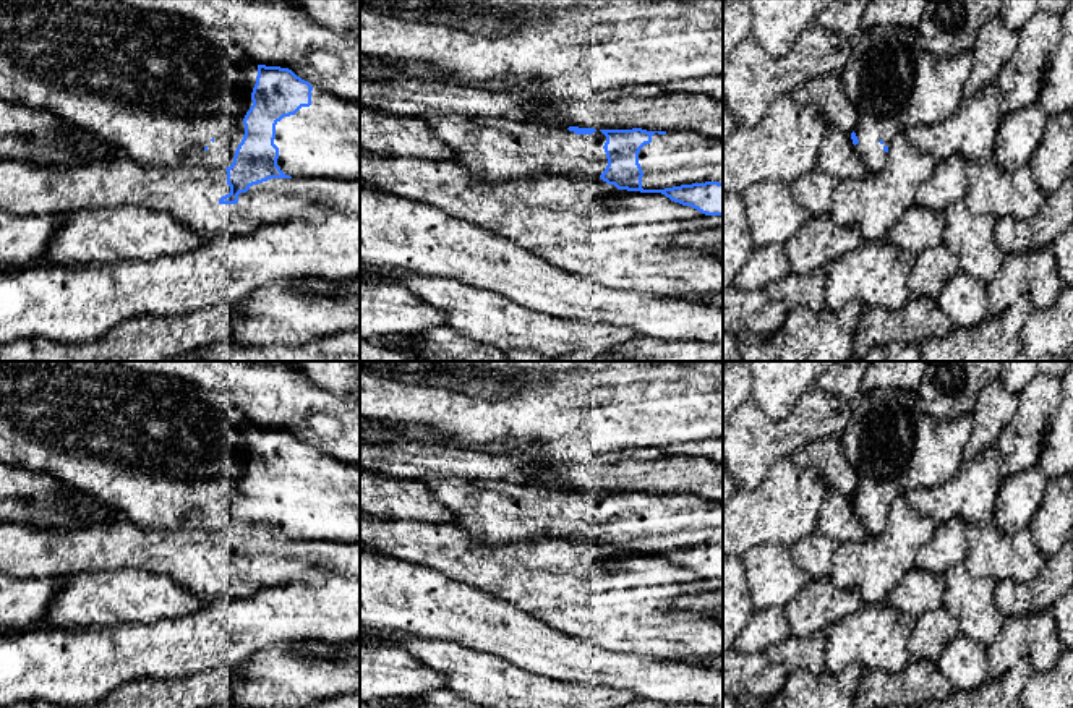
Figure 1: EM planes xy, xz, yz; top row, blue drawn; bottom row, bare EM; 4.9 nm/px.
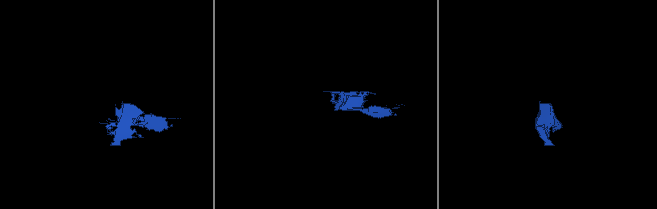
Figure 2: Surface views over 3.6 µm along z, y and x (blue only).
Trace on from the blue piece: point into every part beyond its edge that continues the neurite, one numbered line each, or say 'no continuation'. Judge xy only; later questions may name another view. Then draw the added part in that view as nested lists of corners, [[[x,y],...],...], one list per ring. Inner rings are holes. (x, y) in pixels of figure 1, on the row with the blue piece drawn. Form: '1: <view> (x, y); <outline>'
1: xy (156, 86); [[[0,0],[0,97],[8,102],[23,104],[36,110],[50,112],[60,117],[62,120],[71,123],[73,126],[91,133],[97,139],[109,143],[110,146],[120,151],[122,157],[133,159],[139,164],[147,164],[147,165],[156,165],[156,167],[177,167],[188,159],[191,151],[196,151],[199,165],[217,167],[217,168],[230,167],[233,162],[235,151],[245,134],[243,118],[246,112],[250,110],[250,107],[253,105],[251,92],[256,84],[256,76],[258,76],[258,65],[245,53],[242,45],[237,42],[237,39],[229,31],[216,28],[216,26],[204,26],[185,16],[162,13],[162,11],[141,10],[141,8],[130,6],[118,0]]]
2: xy (323, 140); [[[318,87],[311,105],[276,125],[277,165],[290,177],[360,178],[360,104]]]

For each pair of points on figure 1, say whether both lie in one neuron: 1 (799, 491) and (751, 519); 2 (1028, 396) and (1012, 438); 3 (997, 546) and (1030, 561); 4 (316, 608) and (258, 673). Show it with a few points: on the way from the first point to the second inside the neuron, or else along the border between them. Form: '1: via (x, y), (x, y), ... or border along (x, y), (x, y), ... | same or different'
1: via (788, 501), (778, 511), (762, 516) | same
2: via (1028, 405), (1028, 420), (1020, 428) | same
3: via (1005, 554), (1021, 559) | same
4: border along (271, 645), (237, 663) | different

